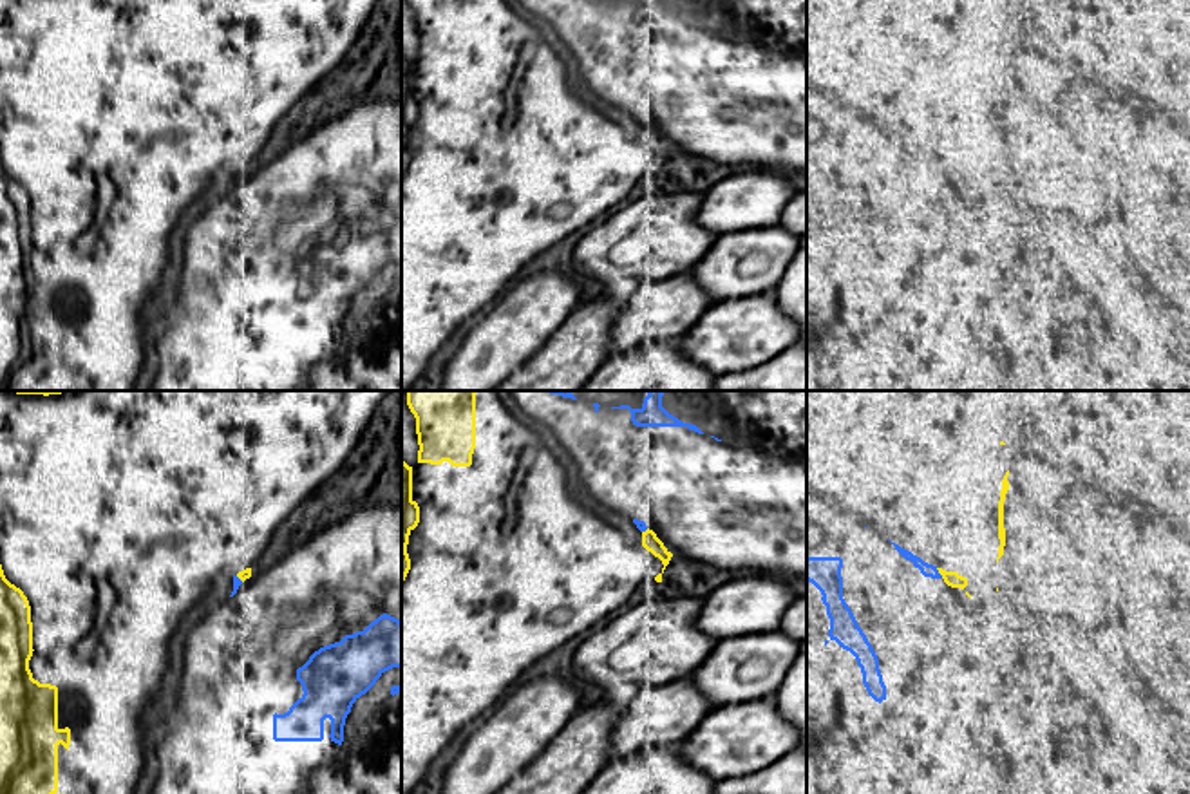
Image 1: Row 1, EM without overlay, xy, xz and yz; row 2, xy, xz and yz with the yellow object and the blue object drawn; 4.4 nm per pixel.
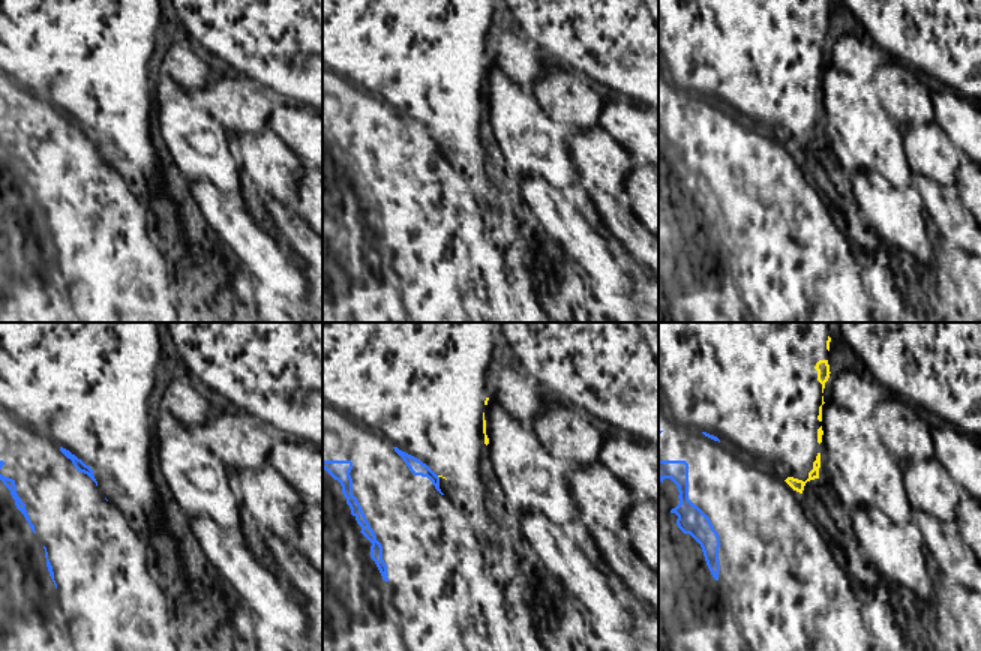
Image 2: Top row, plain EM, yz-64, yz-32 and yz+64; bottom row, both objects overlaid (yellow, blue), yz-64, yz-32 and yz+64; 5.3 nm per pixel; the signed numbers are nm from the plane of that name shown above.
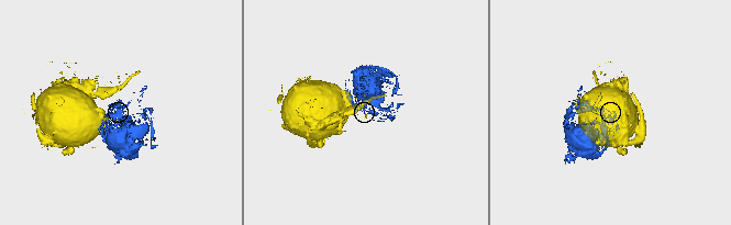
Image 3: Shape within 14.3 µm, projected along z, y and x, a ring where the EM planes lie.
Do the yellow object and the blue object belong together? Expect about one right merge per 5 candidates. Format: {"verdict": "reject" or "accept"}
{"verdict": "reject"}

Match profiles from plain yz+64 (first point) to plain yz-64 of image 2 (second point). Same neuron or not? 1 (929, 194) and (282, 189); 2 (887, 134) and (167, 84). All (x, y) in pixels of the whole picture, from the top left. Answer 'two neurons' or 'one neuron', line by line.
1: two neurons
2: one neuron

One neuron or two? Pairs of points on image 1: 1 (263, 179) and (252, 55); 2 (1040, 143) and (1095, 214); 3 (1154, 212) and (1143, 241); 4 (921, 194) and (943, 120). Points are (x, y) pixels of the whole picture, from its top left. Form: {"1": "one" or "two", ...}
{"1": "two", "2": "one", "3": "two", "4": "two"}

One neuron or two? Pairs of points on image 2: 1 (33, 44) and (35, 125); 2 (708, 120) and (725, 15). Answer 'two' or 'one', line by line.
1: two
2: two

